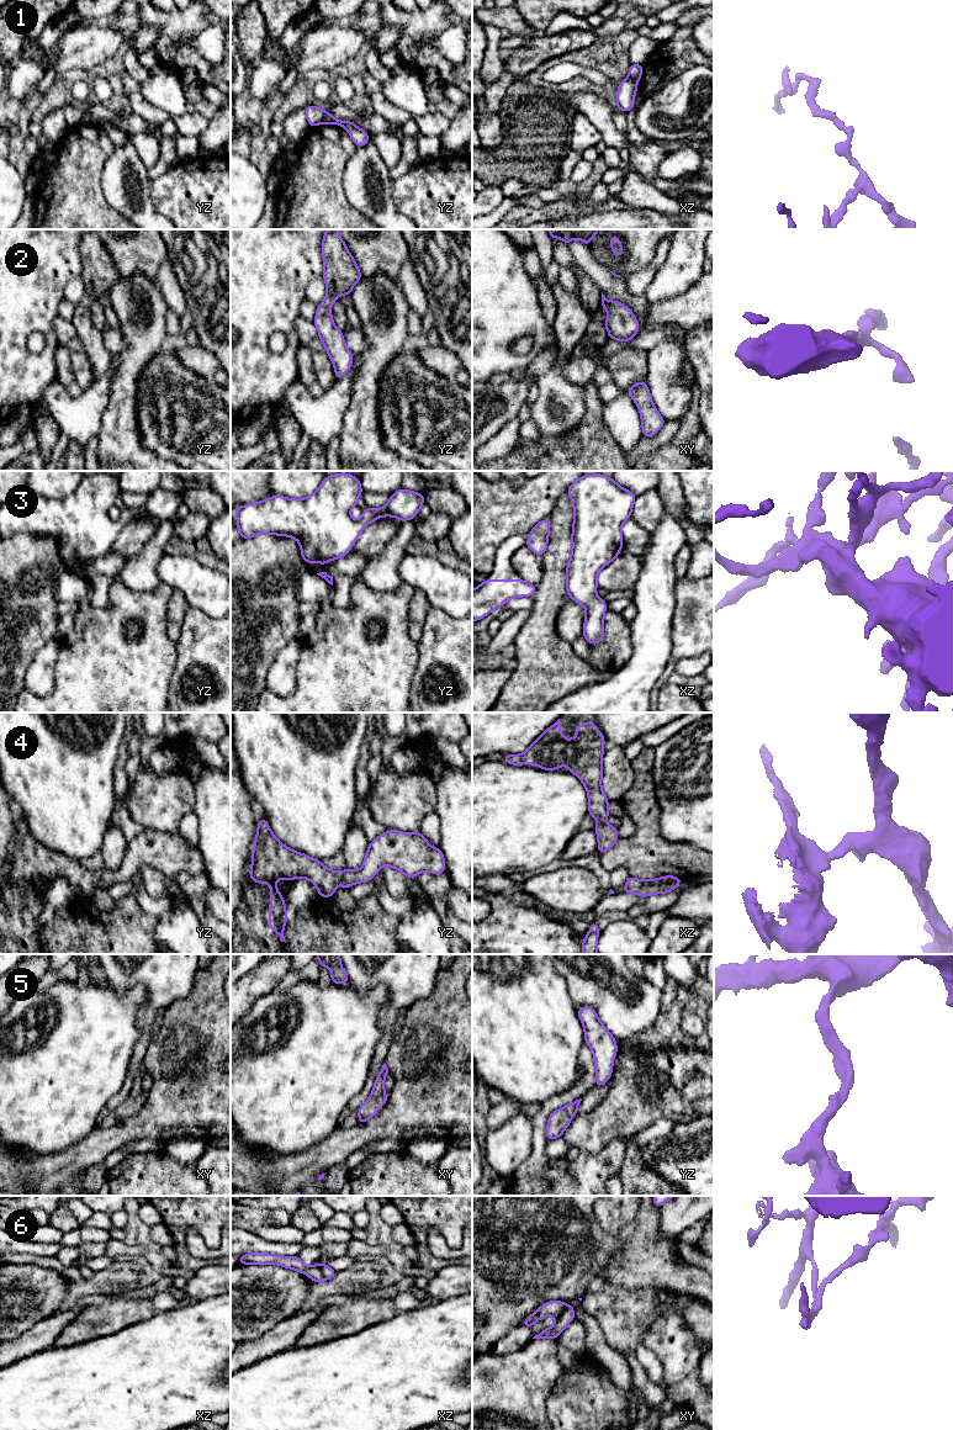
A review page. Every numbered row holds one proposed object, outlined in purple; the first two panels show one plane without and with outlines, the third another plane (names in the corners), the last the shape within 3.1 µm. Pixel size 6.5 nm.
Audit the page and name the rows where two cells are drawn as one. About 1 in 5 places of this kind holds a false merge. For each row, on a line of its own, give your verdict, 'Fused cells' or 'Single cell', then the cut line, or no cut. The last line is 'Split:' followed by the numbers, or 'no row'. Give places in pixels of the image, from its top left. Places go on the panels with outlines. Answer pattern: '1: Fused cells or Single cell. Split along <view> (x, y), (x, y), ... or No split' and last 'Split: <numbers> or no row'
1: Fused cells. Split along yz (327, 112), (322, 121)
2: Single cell. No split
3: Single cell. No split
4: Single cell. No split
5: Single cell. No split
6: Fused cells. Split along xz (317, 1264), (326, 1277)
Split: 1, 6

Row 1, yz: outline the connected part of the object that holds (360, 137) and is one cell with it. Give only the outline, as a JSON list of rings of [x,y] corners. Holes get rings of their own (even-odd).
[[[329,112],[325,113],[325,116],[323,118],[323,123],[338,125],[338,126],[344,127],[348,131],[348,133],[350,134],[355,145],[365,147],[370,139],[369,134],[364,129],[359,128],[354,122],[348,121],[348,120],[346,121],[337,120]]]

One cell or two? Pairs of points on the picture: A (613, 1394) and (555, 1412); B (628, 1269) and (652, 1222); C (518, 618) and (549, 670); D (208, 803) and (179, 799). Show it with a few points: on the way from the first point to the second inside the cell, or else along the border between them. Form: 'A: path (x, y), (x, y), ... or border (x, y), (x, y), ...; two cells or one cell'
A: path (598, 1391), (576, 1391), (570, 1397); one cell
B: path (639, 1258), (652, 1244), (652, 1233); one cell
C: border (530, 610), (529, 618), (513, 642); two cells
D: border (192, 785), (194, 810); two cells

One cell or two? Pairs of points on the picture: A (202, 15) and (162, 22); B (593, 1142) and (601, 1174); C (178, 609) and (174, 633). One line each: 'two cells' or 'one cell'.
A: one cell
B: two cells
C: one cell

